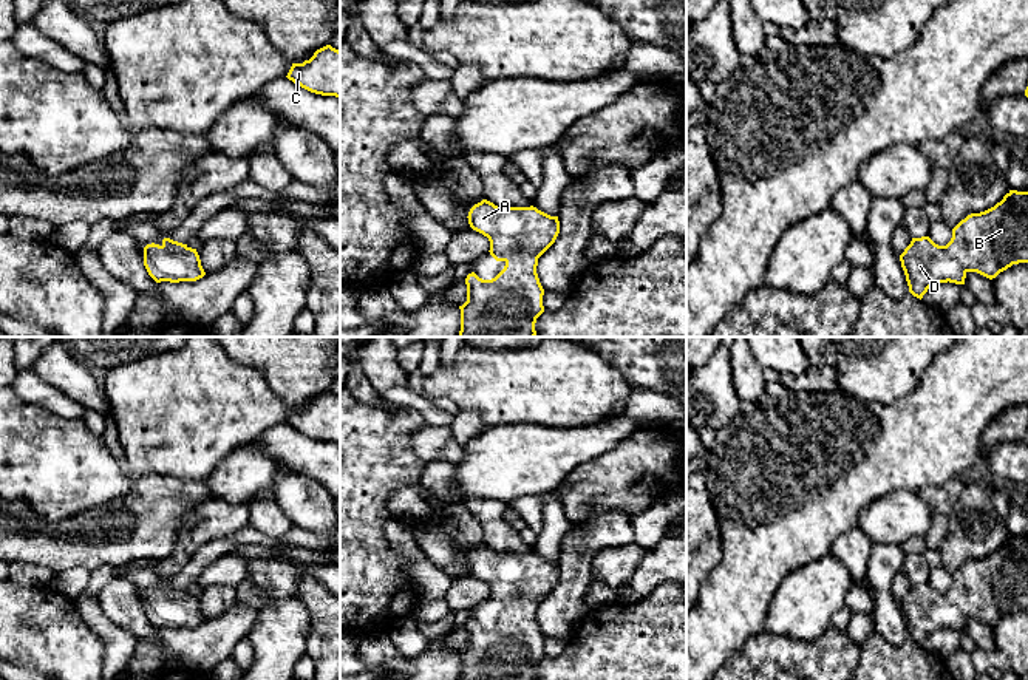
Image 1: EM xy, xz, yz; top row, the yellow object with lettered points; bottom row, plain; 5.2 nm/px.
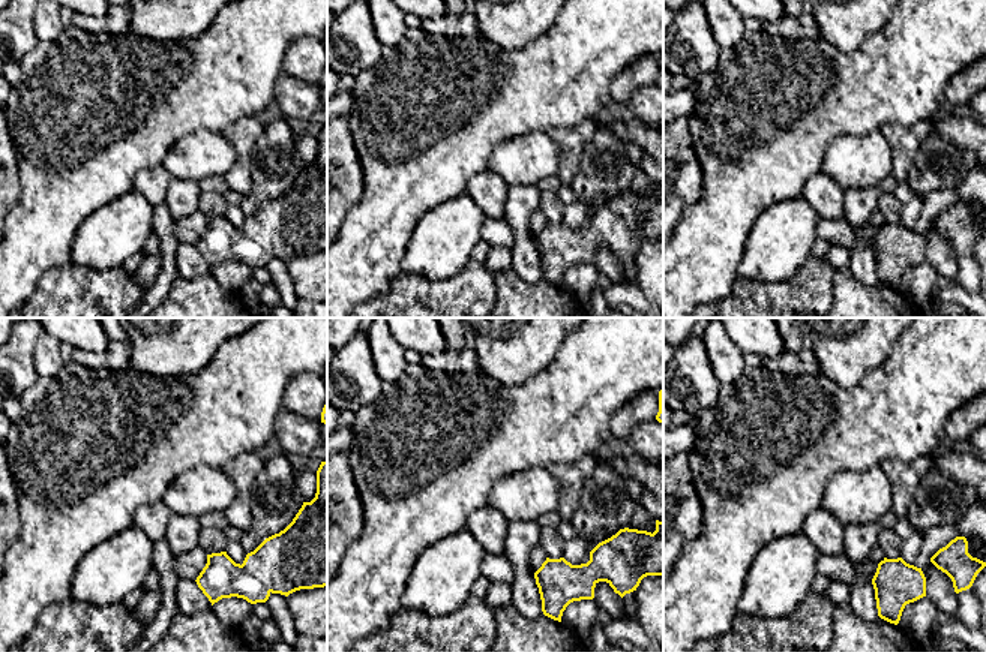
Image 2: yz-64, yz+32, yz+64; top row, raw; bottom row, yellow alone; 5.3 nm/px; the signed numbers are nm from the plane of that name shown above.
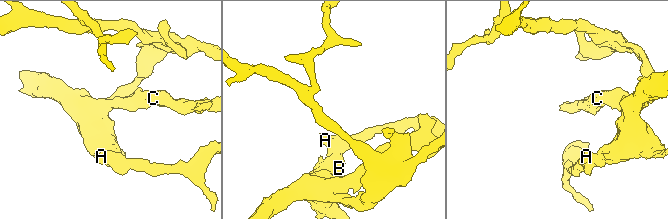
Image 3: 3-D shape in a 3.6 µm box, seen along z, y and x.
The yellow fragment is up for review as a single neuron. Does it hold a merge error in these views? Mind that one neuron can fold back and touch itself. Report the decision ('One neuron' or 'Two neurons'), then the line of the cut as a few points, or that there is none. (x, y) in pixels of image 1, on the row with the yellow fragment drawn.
One neuron. No split

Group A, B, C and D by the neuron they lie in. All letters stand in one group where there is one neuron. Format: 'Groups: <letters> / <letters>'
Groups: A B C D

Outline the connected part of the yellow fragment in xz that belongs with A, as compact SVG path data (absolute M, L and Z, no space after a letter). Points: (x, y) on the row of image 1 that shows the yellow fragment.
M482 199L467 218L488 238L490 255L505 266L492 280L467 275L459 337L535 337L536 318L544 312L536 266L560 233L558 216L533 206L498 207Z

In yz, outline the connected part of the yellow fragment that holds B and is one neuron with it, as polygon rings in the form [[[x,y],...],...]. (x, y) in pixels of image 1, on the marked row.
[[[1009,190],[994,207],[968,215],[952,229],[952,238],[946,246],[935,244],[929,236],[912,238],[911,244],[900,255],[900,261],[909,292],[920,300],[937,283],[965,284],[968,272],[977,272],[992,280],[1013,264],[1028,263],[1028,192]]]

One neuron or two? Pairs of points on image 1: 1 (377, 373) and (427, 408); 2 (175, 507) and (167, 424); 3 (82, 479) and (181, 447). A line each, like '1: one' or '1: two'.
1: one
2: two
3: two

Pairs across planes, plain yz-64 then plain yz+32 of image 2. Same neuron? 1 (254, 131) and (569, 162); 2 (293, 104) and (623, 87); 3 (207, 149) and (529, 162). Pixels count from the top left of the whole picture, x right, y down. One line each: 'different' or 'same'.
1: same
2: different
3: same

